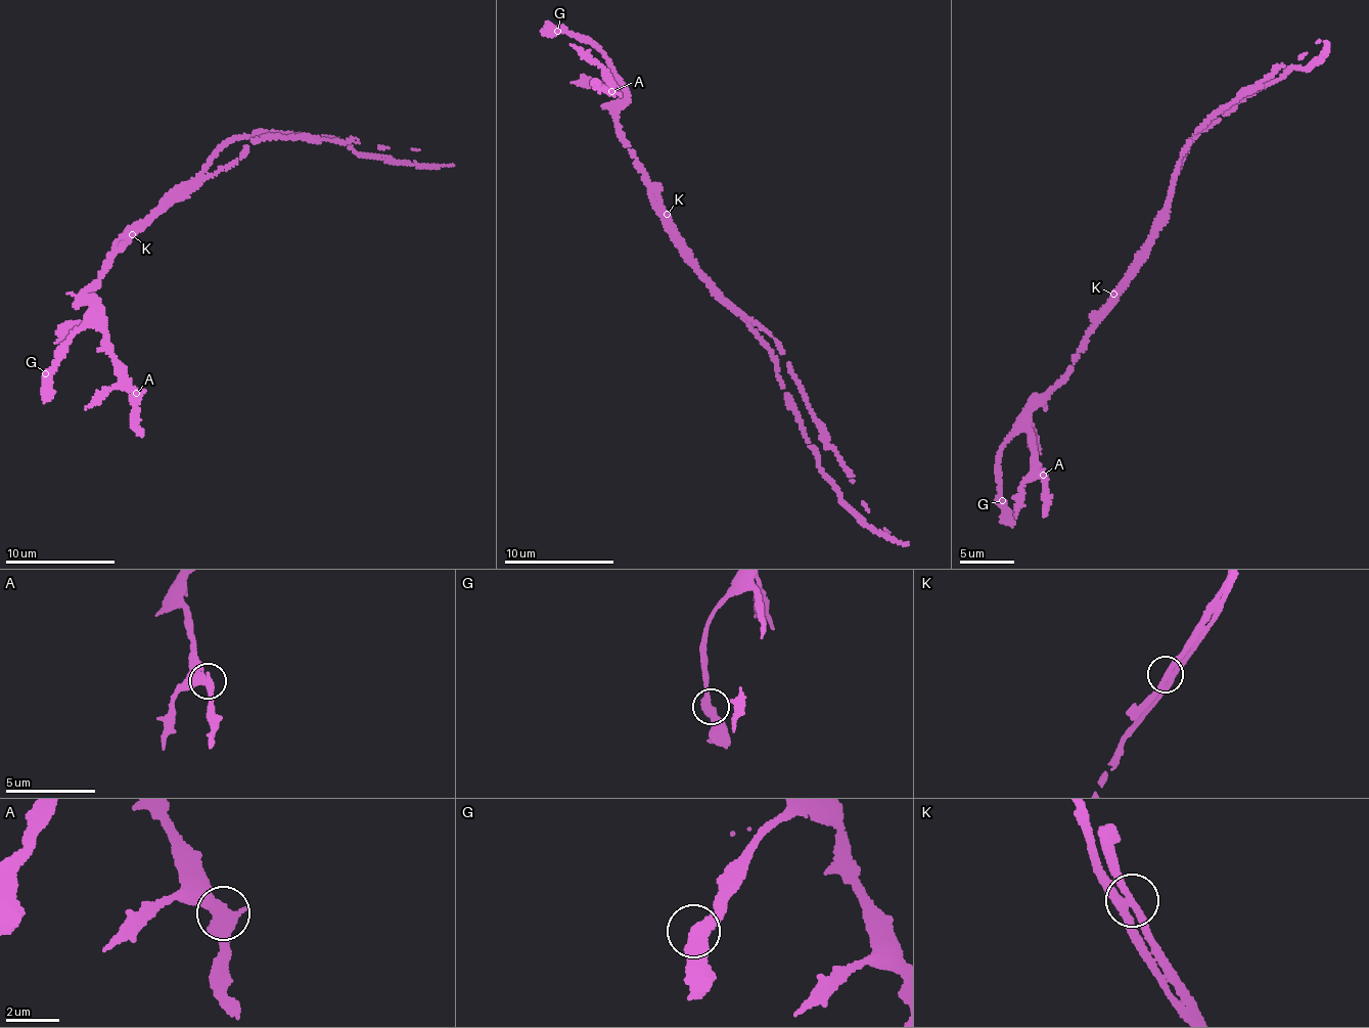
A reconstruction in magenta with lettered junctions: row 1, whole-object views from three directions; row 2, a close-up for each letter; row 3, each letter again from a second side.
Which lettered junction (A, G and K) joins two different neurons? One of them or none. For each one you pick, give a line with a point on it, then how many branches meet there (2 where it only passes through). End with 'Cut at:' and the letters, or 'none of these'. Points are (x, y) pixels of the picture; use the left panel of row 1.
K: Place: (132, 234). Branches: 2
Cut at: K

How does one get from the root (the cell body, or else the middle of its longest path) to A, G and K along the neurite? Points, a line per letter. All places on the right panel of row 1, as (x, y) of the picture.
A: (1158, 222), (1145, 251), (1098, 316), (1074, 363), (1031, 412), (1035, 465), (1043, 475)
G: (1158, 222), (1074, 363), (1004, 445), (999, 465), (1002, 500)
K: (1158, 222), (1112, 294)

